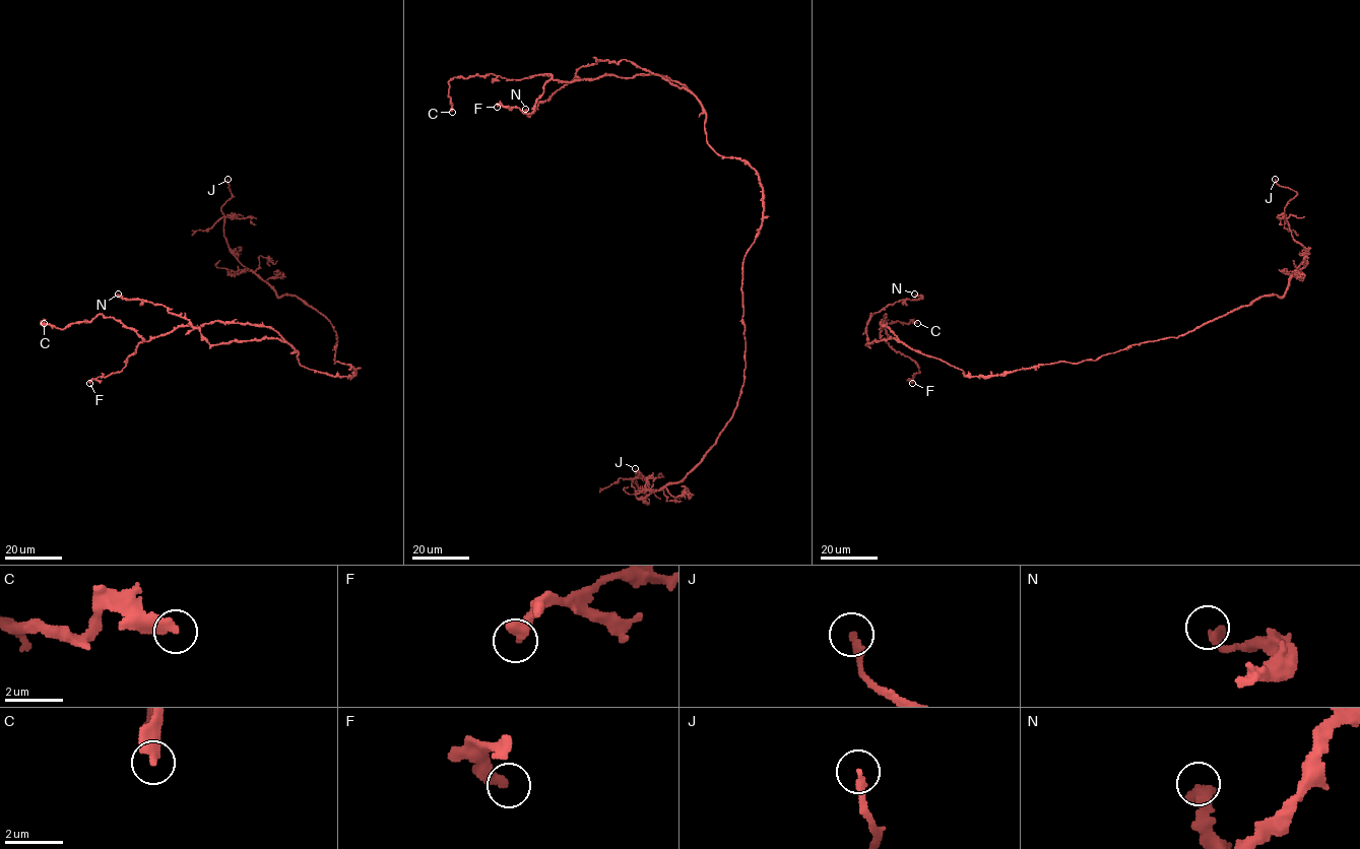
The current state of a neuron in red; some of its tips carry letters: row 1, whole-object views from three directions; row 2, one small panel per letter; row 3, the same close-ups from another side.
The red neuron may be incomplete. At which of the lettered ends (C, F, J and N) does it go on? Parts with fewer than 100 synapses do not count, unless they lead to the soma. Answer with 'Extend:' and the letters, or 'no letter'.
Extend: J

